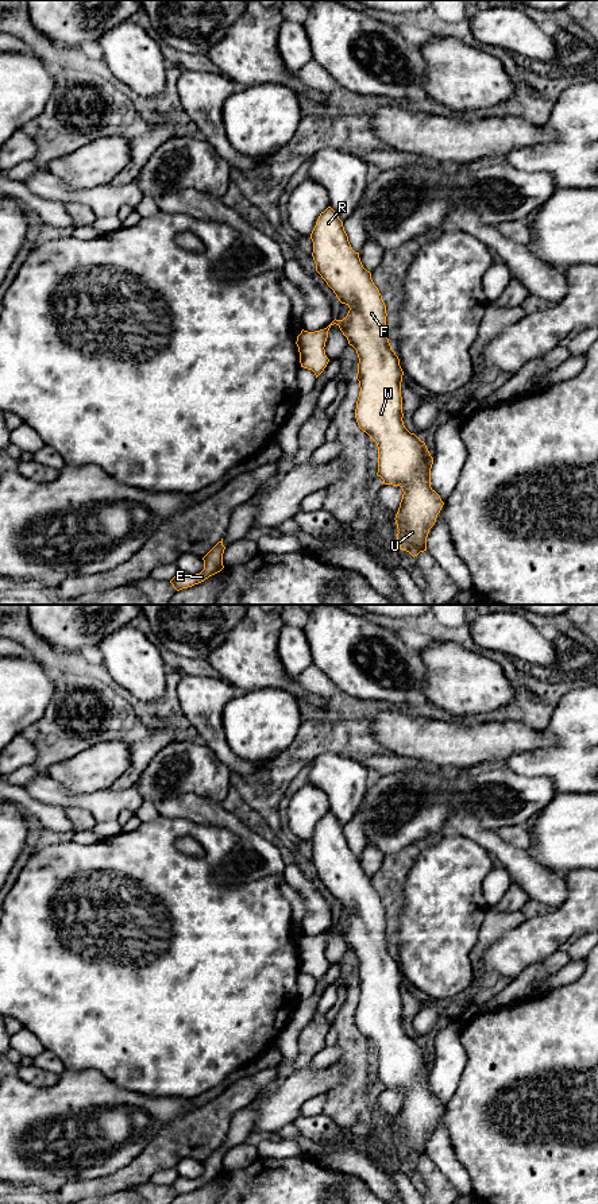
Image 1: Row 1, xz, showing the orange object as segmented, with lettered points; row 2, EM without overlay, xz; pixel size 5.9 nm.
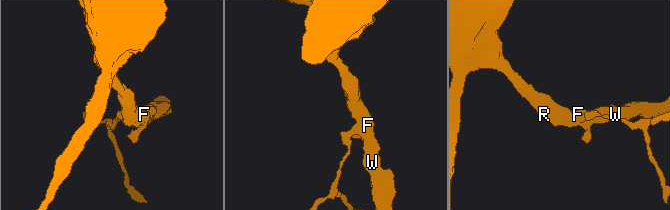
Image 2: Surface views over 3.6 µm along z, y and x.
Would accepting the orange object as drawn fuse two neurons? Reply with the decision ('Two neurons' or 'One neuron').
One neuron

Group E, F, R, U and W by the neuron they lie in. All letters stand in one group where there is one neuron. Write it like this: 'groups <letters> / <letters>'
groups E F R U W

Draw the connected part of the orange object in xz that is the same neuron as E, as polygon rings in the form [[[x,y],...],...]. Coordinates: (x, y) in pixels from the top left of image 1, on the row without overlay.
[[[223,1143],[202,1162],[204,1165],[204,1174],[196,1180],[185,1180],[178,1177],[170,1188],[173,1192],[180,1196],[182,1193],[192,1192],[208,1184],[209,1181],[220,1177],[223,1170],[223,1158],[225,1151],[223,1150]]]

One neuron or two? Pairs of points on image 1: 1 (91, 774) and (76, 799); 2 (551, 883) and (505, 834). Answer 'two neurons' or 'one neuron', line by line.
1: two neurons
2: two neurons

